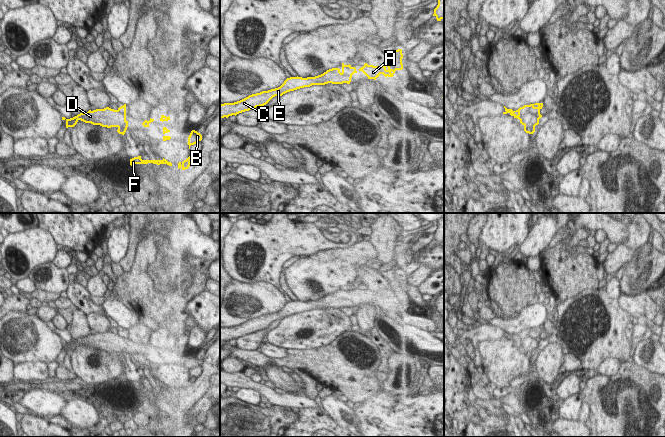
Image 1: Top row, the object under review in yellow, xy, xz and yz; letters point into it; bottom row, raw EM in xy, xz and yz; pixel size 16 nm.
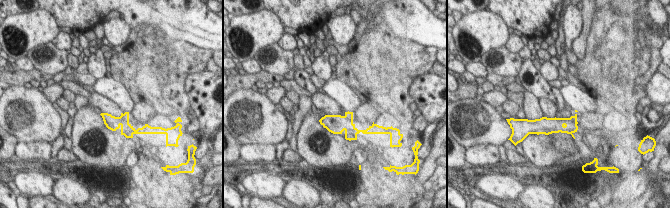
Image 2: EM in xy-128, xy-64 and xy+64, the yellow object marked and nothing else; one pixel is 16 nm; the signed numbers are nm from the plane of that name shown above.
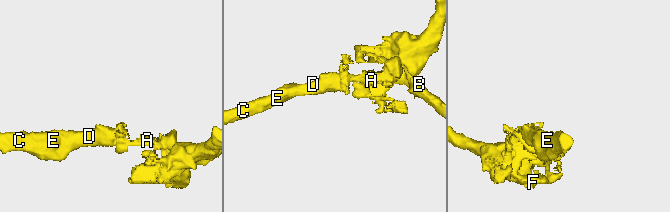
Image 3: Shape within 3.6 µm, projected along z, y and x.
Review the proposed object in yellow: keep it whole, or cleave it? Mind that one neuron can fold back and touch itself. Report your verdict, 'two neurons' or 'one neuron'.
one neuron

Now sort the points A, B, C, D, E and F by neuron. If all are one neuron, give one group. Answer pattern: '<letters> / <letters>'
A B C D E F

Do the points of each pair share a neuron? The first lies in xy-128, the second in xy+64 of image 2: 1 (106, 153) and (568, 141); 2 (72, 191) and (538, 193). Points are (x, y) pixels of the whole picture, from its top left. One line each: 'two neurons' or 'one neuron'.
1: two neurons
2: one neuron

